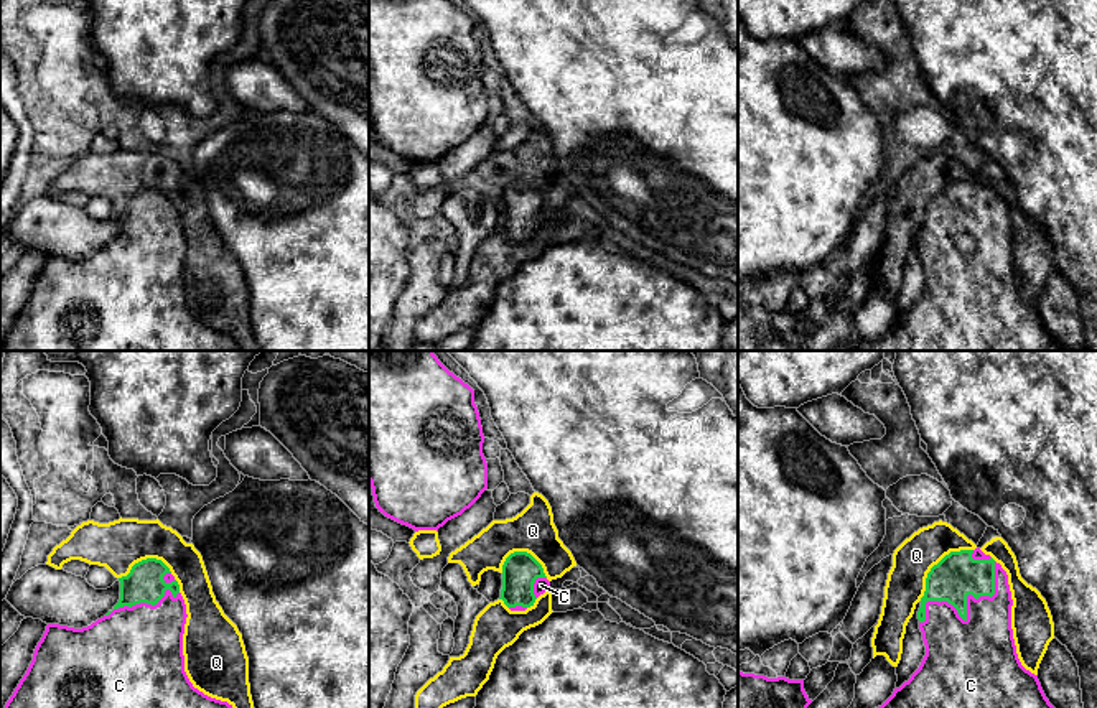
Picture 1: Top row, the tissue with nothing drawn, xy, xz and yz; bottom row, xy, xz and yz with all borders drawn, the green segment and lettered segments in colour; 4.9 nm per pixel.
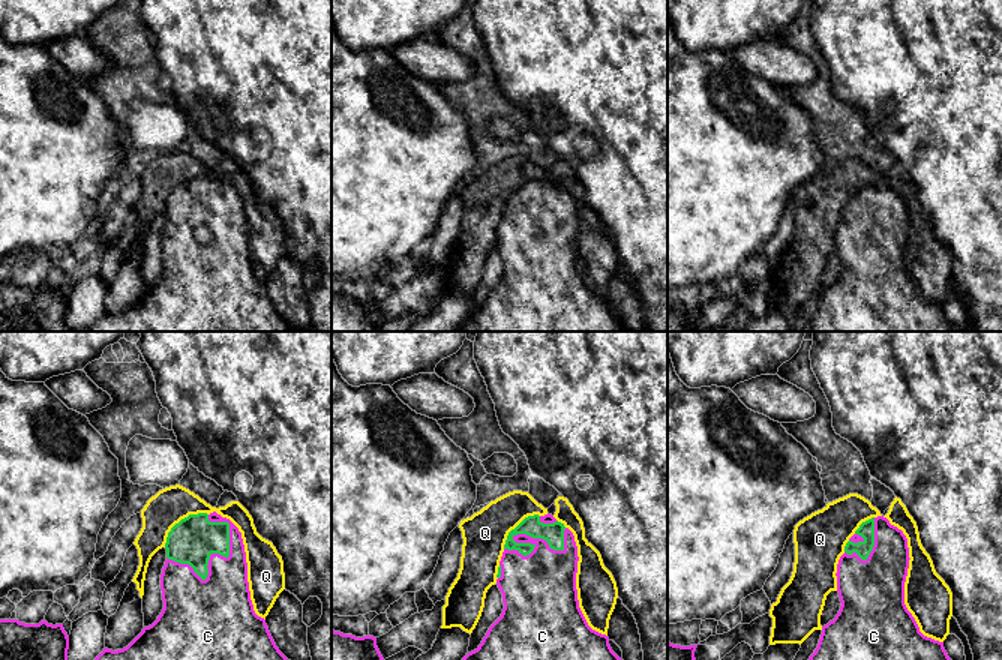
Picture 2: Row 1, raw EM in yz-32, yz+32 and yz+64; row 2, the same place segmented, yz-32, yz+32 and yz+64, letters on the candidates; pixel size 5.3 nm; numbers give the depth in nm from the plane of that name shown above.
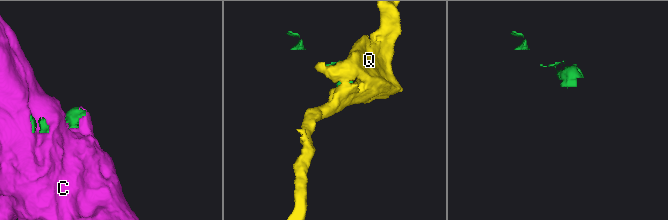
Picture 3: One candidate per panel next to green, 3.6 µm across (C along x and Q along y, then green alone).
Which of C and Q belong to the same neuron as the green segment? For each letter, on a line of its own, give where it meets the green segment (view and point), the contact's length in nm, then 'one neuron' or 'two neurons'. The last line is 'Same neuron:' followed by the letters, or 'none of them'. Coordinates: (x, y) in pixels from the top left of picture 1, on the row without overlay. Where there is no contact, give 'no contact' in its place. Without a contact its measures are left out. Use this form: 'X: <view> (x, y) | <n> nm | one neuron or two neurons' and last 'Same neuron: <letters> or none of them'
C: yz (966, 241) | 480 nm | one neuron
Q: yz (938, 195) | 360 nm | two neurons
Same neuron: C

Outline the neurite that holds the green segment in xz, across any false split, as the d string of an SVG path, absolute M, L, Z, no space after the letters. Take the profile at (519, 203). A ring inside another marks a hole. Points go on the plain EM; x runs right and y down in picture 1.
M527 183L511 184L502 196L501 229L511 242L525 242L550 221L542 196Z

